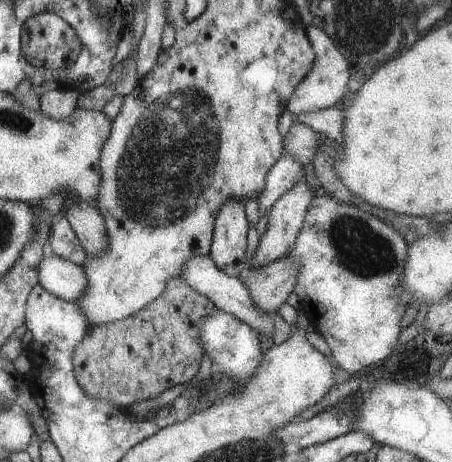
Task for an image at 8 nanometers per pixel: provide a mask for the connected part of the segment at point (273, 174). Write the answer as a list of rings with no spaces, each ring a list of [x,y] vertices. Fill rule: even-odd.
[[[290,156],[281,157],[276,165],[270,169],[266,177],[265,189],[258,196],[260,202],[261,216],[267,214],[282,194],[286,194],[294,182],[305,176],[304,166],[290,158]]]

